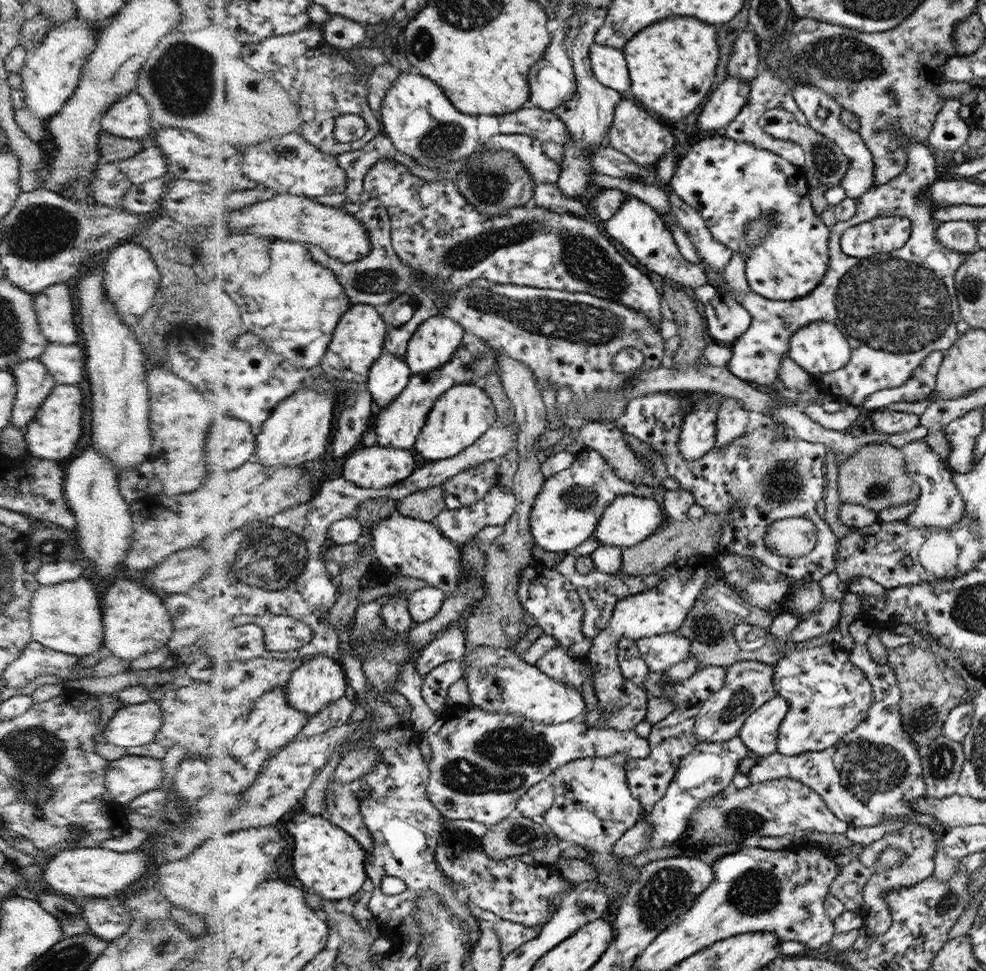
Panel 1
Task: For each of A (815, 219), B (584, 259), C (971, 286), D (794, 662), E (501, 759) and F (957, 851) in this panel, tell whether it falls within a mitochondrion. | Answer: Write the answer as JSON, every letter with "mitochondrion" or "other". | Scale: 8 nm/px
{"A":"other","B":"mitochondrion","C":"mitochondrion","D":"other","E":"mitochondrion","F":"other"}

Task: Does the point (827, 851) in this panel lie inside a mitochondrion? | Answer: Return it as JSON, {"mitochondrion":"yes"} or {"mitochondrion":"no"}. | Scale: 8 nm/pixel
{"mitochondrion":"no"}

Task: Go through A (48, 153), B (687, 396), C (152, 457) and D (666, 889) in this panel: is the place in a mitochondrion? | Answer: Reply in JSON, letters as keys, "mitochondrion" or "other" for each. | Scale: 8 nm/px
{"A":"other","B":"other","C":"other","D":"mitochondrion"}

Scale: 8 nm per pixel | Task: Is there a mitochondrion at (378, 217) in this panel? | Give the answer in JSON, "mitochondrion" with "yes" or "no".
{"mitochondrion":"no"}

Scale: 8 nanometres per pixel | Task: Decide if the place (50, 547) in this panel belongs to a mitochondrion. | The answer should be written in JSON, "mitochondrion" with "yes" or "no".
{"mitochondrion":"yes"}

